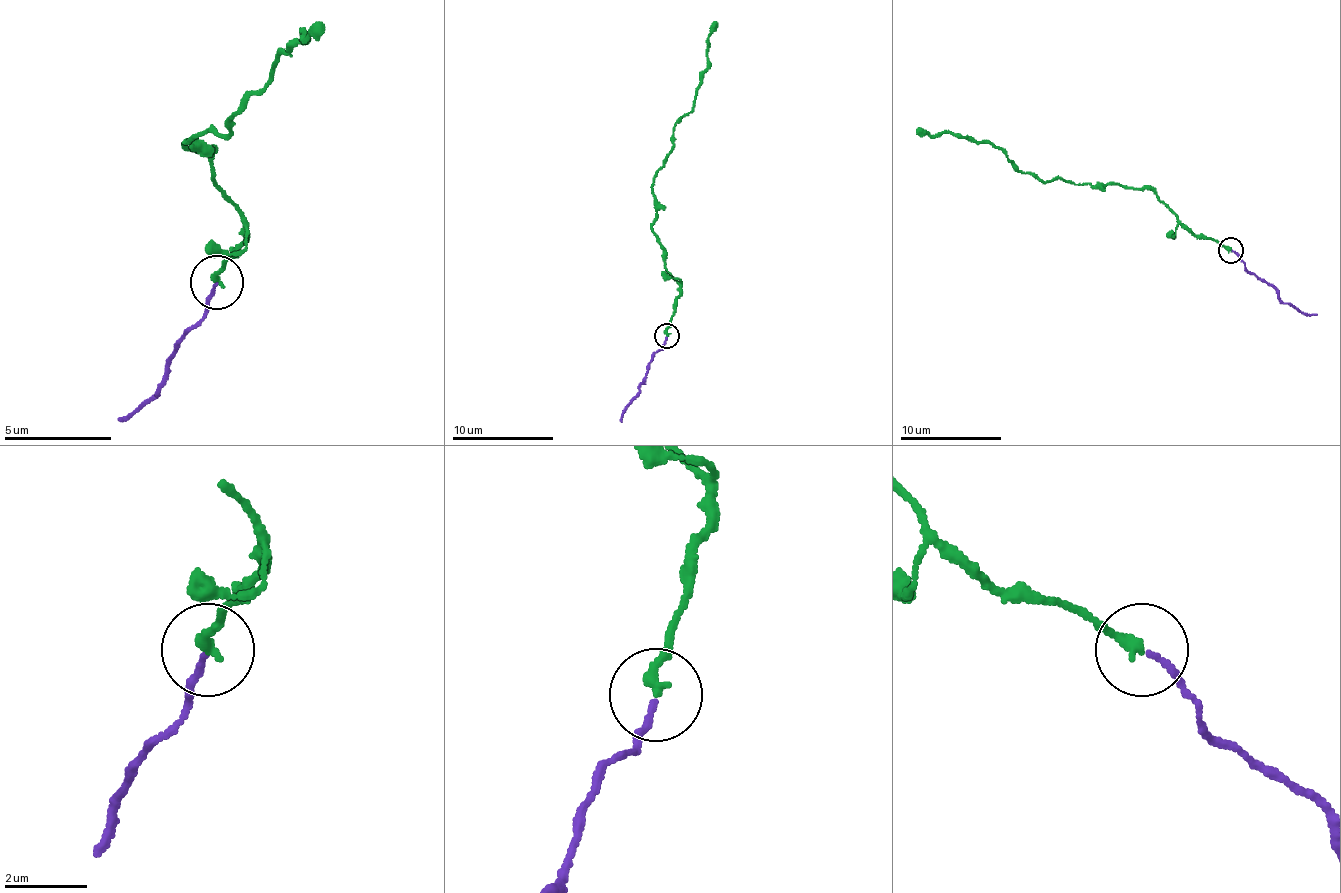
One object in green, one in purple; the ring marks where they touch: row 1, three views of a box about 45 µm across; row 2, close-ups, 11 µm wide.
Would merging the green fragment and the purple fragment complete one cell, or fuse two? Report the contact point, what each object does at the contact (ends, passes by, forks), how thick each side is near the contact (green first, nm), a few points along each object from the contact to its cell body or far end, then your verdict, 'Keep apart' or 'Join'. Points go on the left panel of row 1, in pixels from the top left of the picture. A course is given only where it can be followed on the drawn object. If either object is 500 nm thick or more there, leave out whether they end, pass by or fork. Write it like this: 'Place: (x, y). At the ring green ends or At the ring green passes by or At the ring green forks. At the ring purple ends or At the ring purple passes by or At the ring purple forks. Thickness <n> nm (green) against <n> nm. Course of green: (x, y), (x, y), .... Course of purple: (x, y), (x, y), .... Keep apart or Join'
Place: (216, 282). At the ring green ends. At the ring purple ends. Thickness 280 nm (green) against 140 nm. Course of green: (218, 281), (245, 238), (245, 216), (218, 189), (207, 152), (186, 141), (229, 130), (288, 50), (320, 23). Course of purple: (218, 281), (180, 345), (159, 393), (121, 420). Join

